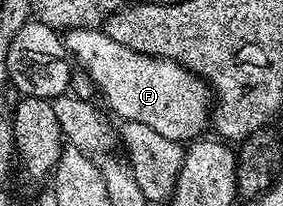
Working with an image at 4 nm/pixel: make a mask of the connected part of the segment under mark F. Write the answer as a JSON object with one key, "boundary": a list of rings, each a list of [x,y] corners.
{"boundary":[[[97,27],[92,29],[68,30],[68,32],[64,34],[63,40],[65,42],[65,48],[68,56],[72,58],[74,62],[77,60],[78,63],[82,65],[80,68],[84,70],[86,74],[88,74],[89,80],[95,86],[96,92],[98,94],[101,92],[102,95],[105,96],[106,103],[109,104],[119,116],[121,116],[120,120],[122,122],[134,121],[135,123],[147,123],[147,127],[151,127],[151,131],[159,131],[159,135],[163,135],[163,139],[171,139],[172,141],[178,143],[192,142],[194,139],[200,138],[202,134],[204,134],[201,132],[204,131],[205,125],[207,129],[207,126],[211,121],[211,90],[209,86],[201,80],[198,74],[186,69],[184,65],[181,65],[177,61],[169,61],[166,57],[148,57],[139,51],[131,51],[131,47],[123,47],[123,43],[115,43],[115,39],[111,39],[105,32]]]}

